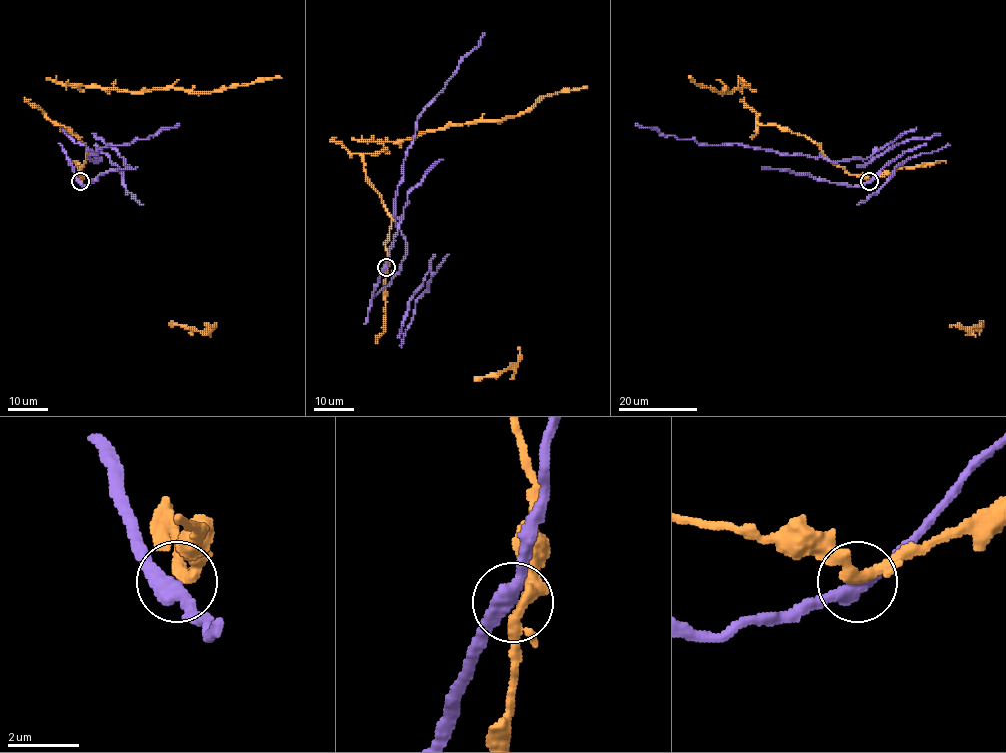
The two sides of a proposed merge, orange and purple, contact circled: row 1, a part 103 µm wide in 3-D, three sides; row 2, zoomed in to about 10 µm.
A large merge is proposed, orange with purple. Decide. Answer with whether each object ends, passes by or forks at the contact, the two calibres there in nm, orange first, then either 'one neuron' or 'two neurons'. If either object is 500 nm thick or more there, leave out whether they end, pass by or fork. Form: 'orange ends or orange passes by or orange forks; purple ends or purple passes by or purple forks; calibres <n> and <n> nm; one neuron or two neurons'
orange forks; purple passes by; calibres 240 and 400 nm; two neurons

